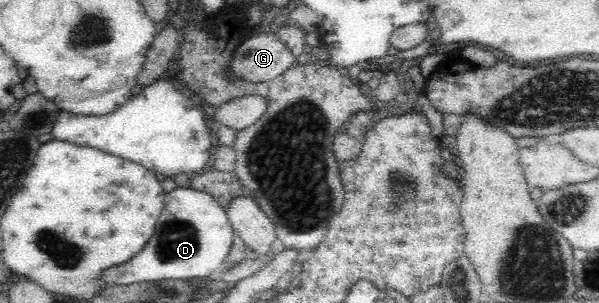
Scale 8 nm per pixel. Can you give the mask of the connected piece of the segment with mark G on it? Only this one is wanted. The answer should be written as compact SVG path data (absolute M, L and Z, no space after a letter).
M259 34L241 42L231 58L231 70L243 81L261 83L277 79L297 60L277 34Z

